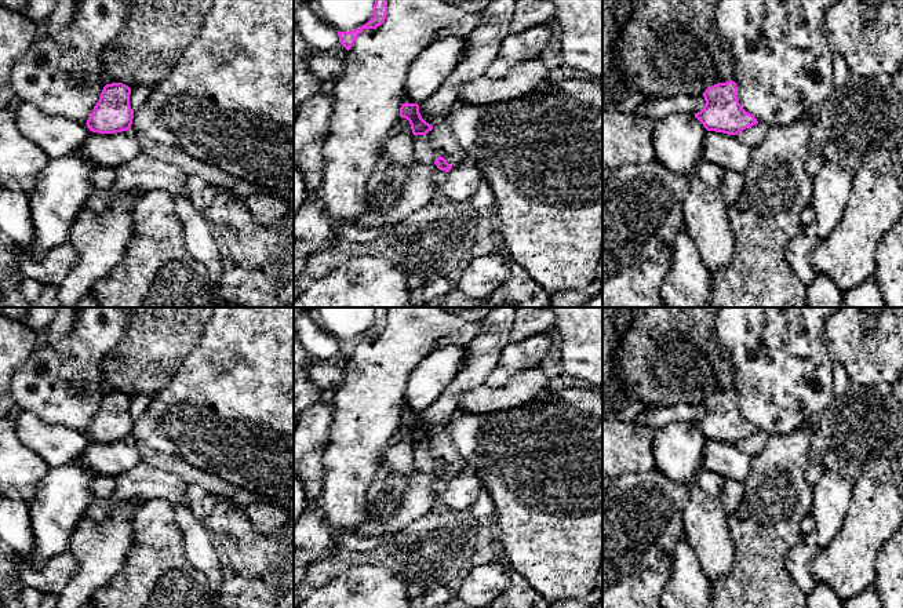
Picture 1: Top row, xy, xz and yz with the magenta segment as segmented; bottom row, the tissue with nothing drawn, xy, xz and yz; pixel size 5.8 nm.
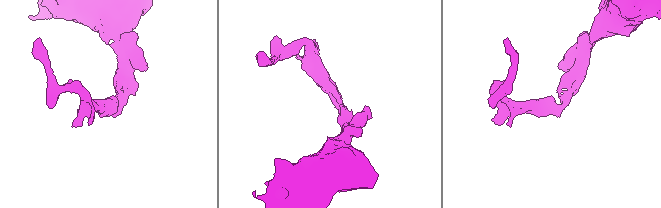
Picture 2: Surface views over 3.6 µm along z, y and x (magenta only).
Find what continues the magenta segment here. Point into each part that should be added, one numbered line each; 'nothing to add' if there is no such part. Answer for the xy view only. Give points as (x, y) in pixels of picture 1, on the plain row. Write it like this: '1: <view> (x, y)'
nothing to add

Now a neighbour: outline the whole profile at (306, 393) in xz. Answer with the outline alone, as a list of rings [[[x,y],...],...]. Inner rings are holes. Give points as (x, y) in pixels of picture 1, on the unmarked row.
[[[294,328],[294,427],[303,409],[321,401],[323,389],[312,381],[309,374],[310,358]]]

